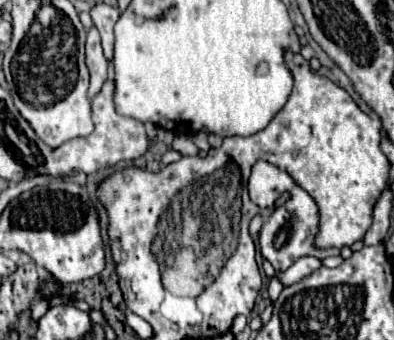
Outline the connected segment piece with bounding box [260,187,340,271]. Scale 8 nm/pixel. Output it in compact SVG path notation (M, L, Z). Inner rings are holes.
M300 187L292 189L292 197L282 207L278 207L260 229L262 257L268 259L276 271L284 271L296 259L306 257L306 255L312 255L316 259L326 259L330 255L340 255L340 249L332 247L332 249L322 249L320 251L312 245L316 229L318 229L318 207L316 207L314 199L306 191L302 191Z

